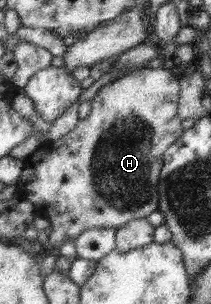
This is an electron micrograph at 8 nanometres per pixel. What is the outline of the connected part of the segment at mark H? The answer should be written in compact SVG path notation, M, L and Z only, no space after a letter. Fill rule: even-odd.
M166 66L150 67L142 69L130 75L118 78L116 81L103 85L99 93L91 99L91 110L86 119L79 119L74 129L56 140L46 141L38 148L38 151L30 155L26 160L20 179L16 185L19 195L23 199L33 204L33 210L36 216L48 219L51 225L48 246L60 247L69 239L76 240L83 231L94 227L116 227L120 228L129 221L146 218L153 211L158 210L158 182L159 175L163 166L163 155L166 149L172 145L183 132L181 118L178 115L178 97L181 97L181 87L178 87L178 80L172 75L173 68Z

